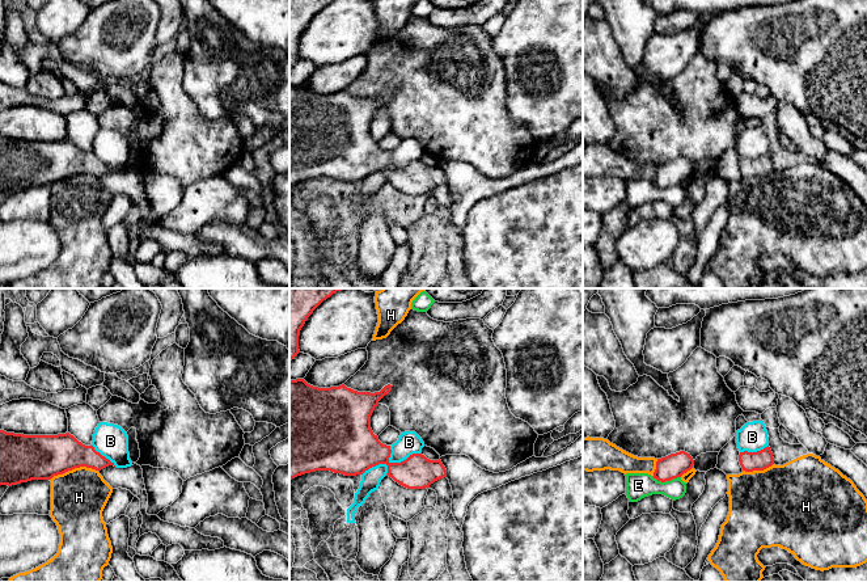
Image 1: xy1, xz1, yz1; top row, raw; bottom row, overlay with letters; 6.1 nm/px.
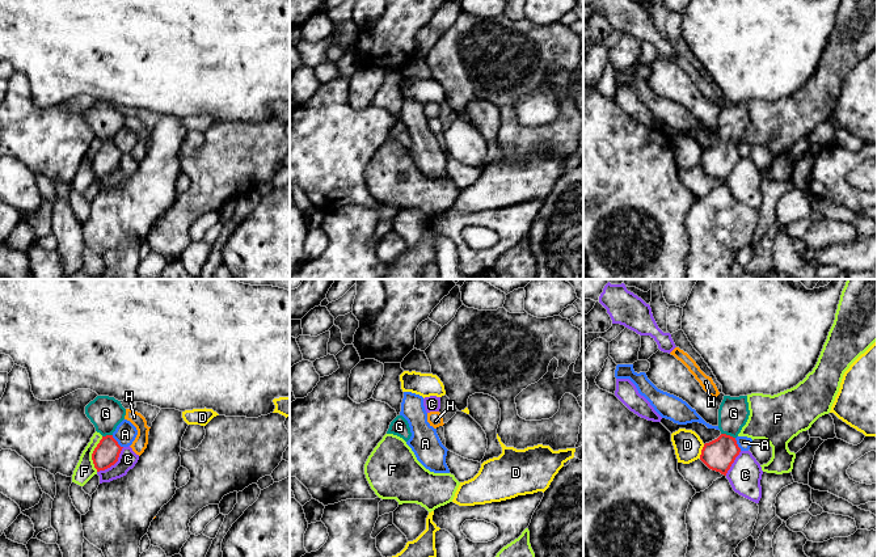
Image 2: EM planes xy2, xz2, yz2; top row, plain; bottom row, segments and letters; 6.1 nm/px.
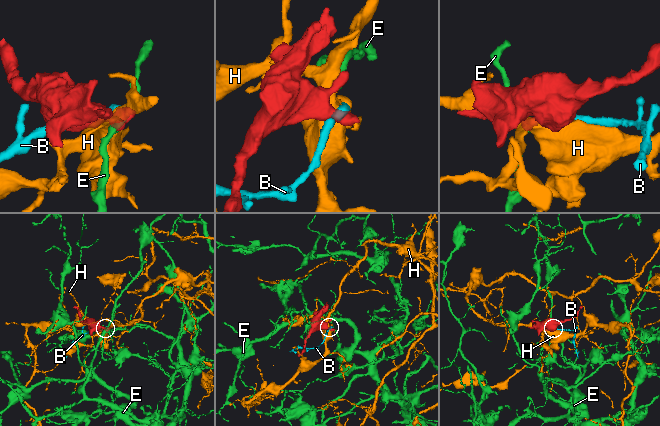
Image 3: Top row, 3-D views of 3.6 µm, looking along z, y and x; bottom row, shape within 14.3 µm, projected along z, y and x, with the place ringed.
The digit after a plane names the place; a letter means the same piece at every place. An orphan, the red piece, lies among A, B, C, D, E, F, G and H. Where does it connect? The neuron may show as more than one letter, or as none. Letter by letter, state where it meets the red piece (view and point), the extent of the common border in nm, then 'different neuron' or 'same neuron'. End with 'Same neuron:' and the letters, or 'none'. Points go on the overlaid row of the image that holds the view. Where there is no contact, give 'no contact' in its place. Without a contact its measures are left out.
A: contact xy2 (117, 442); length 100 nm; different neuron
B: contact xz1 (404, 460); length 200 nm; different neuron
C: contact xy2 (113, 464); length 220 nm; different neuron
D: contact yz2 (701, 451); length 90 nm; different neuron
E: contact yz1 (665, 480); length 180 nm; different neuron
F: contact xy2 (92, 454); length 220 nm; different neuron
G: contact yz2 (728, 435); length 90 nm; same neuron
H: contact xy1 (73, 468); length 300 nm; different neuron
Same neuron: G

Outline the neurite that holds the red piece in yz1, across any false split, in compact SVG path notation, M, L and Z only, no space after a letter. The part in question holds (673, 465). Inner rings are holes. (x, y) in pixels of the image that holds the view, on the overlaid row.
M680 451L671 454L665 457L657 459L654 478L665 482L673 478L681 477L690 471L694 465L694 460L690 454Z

